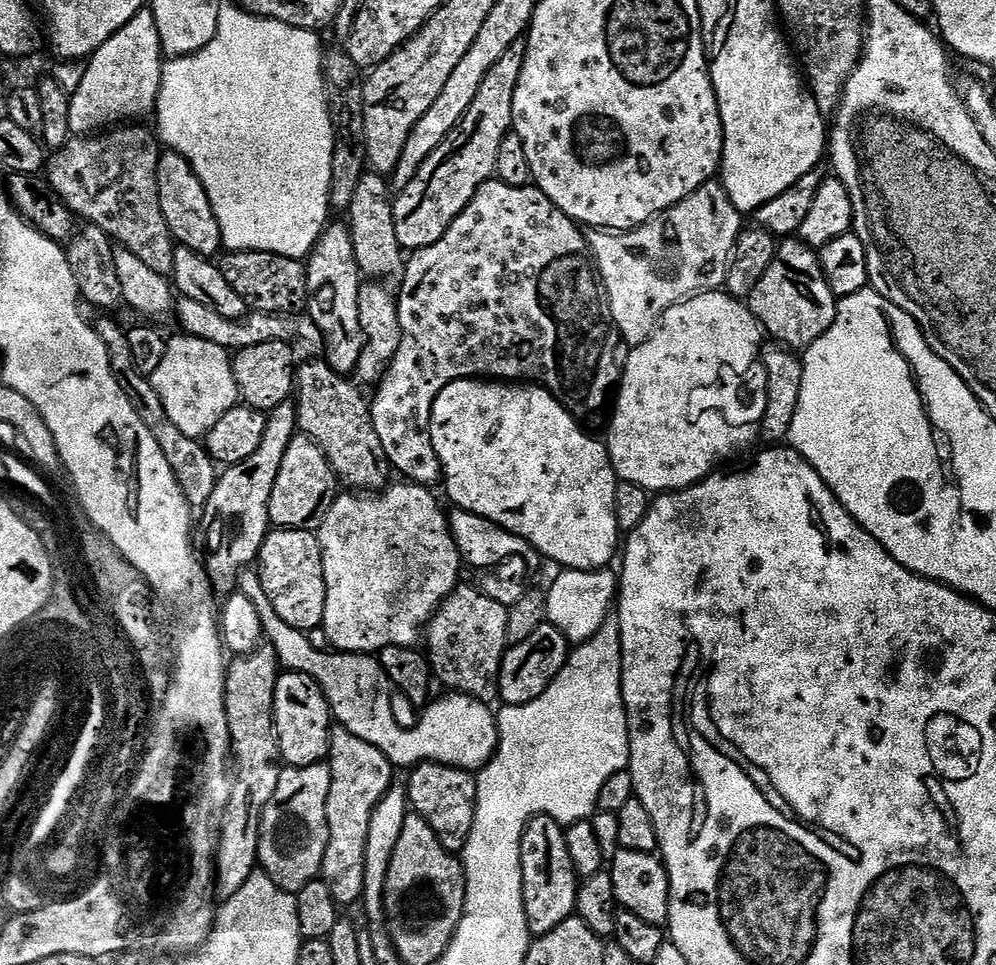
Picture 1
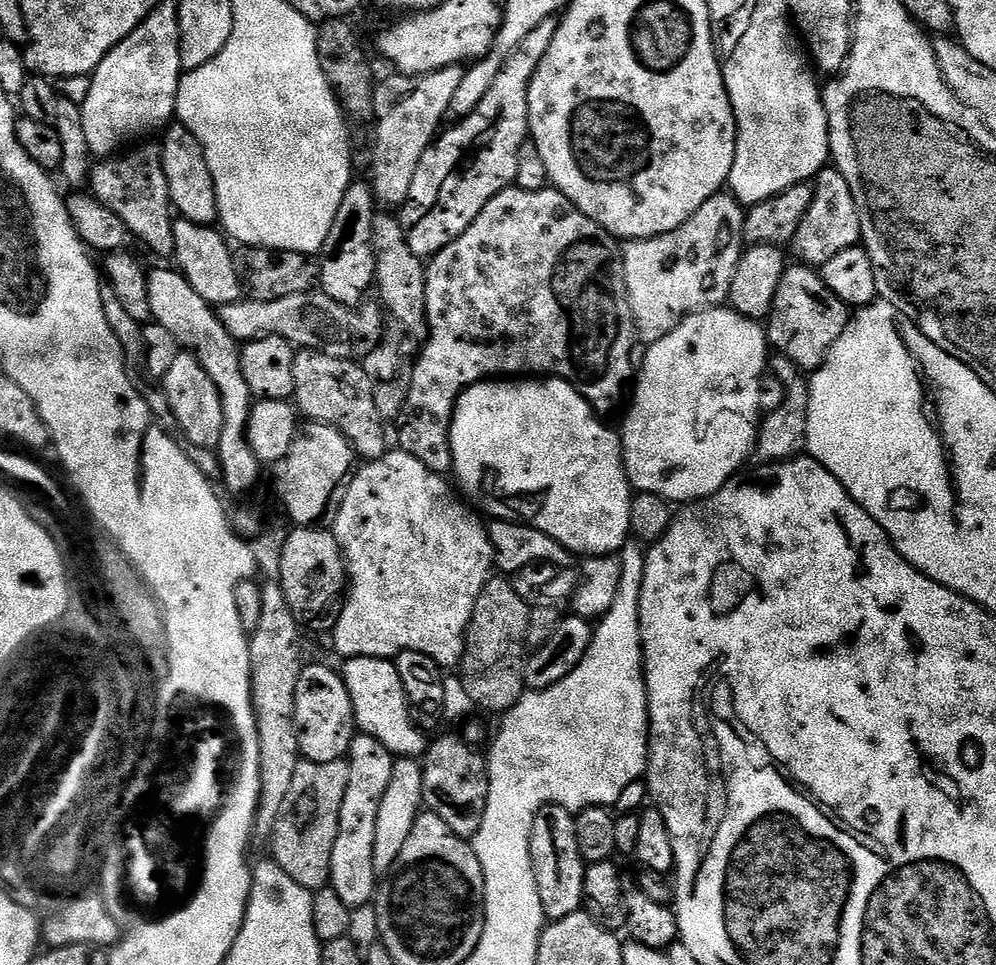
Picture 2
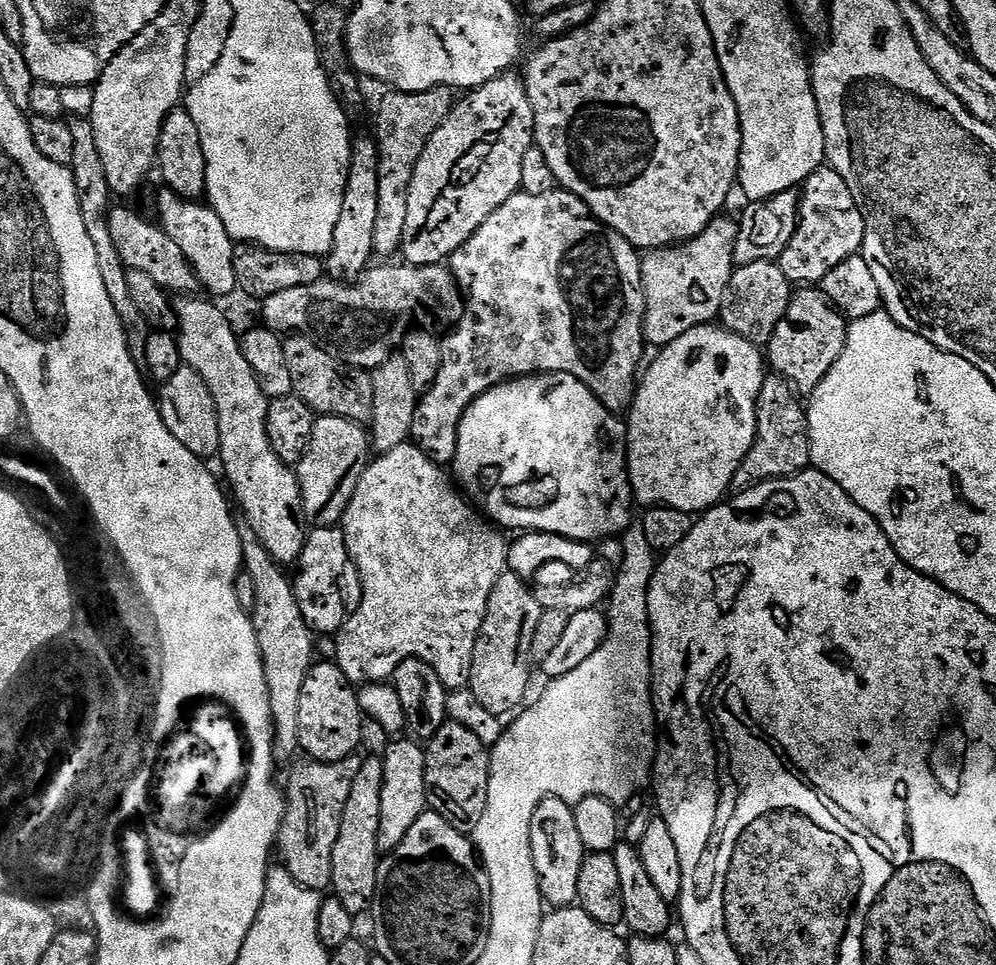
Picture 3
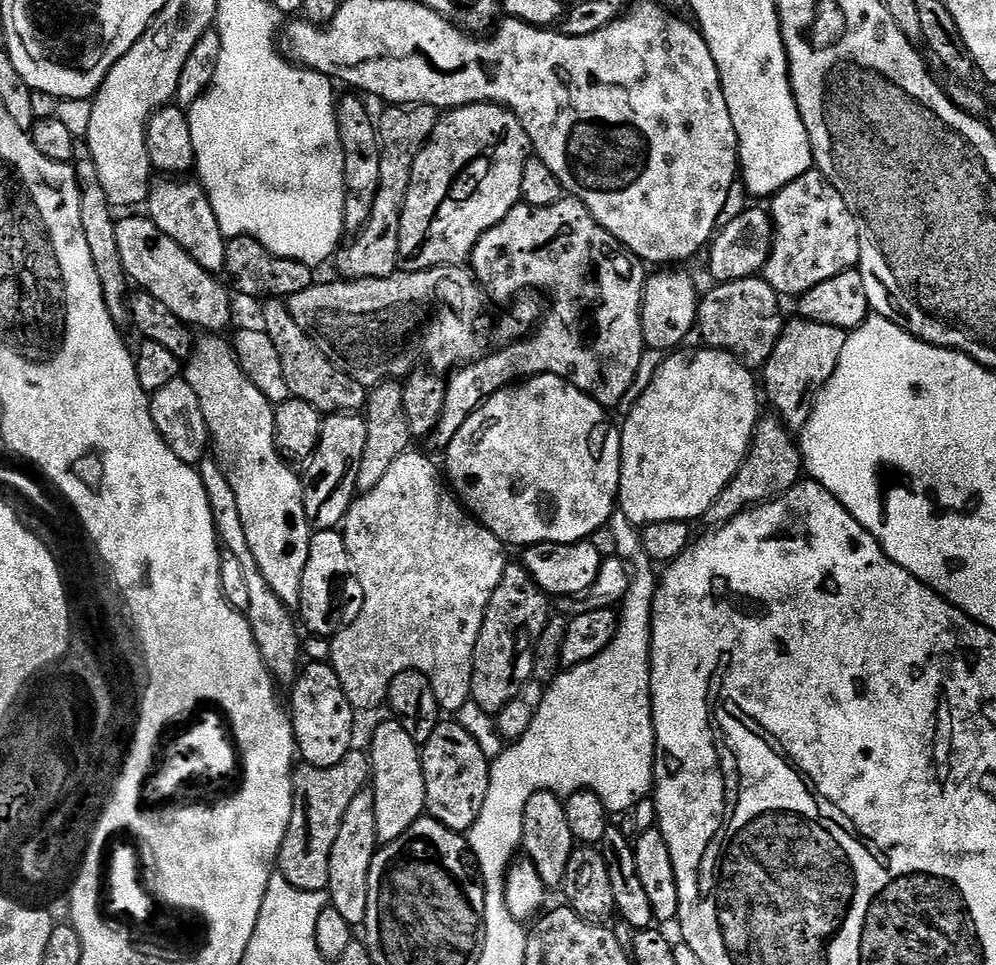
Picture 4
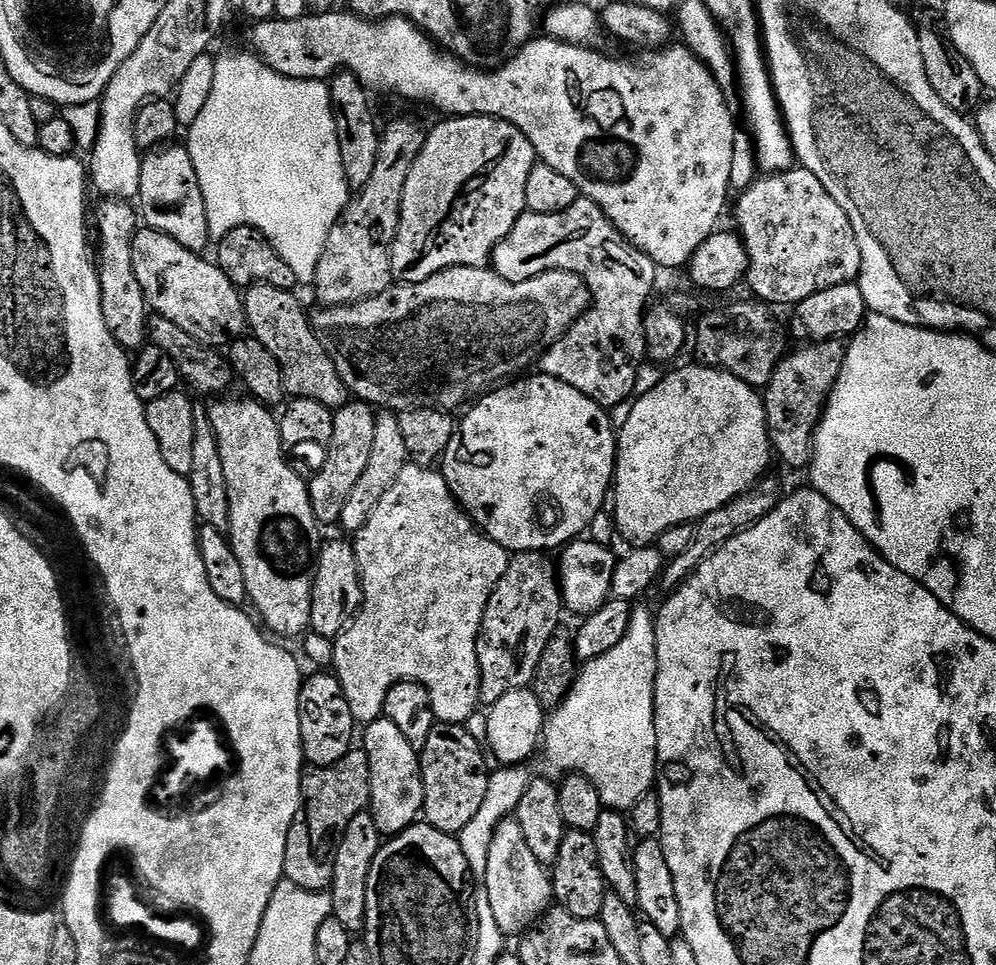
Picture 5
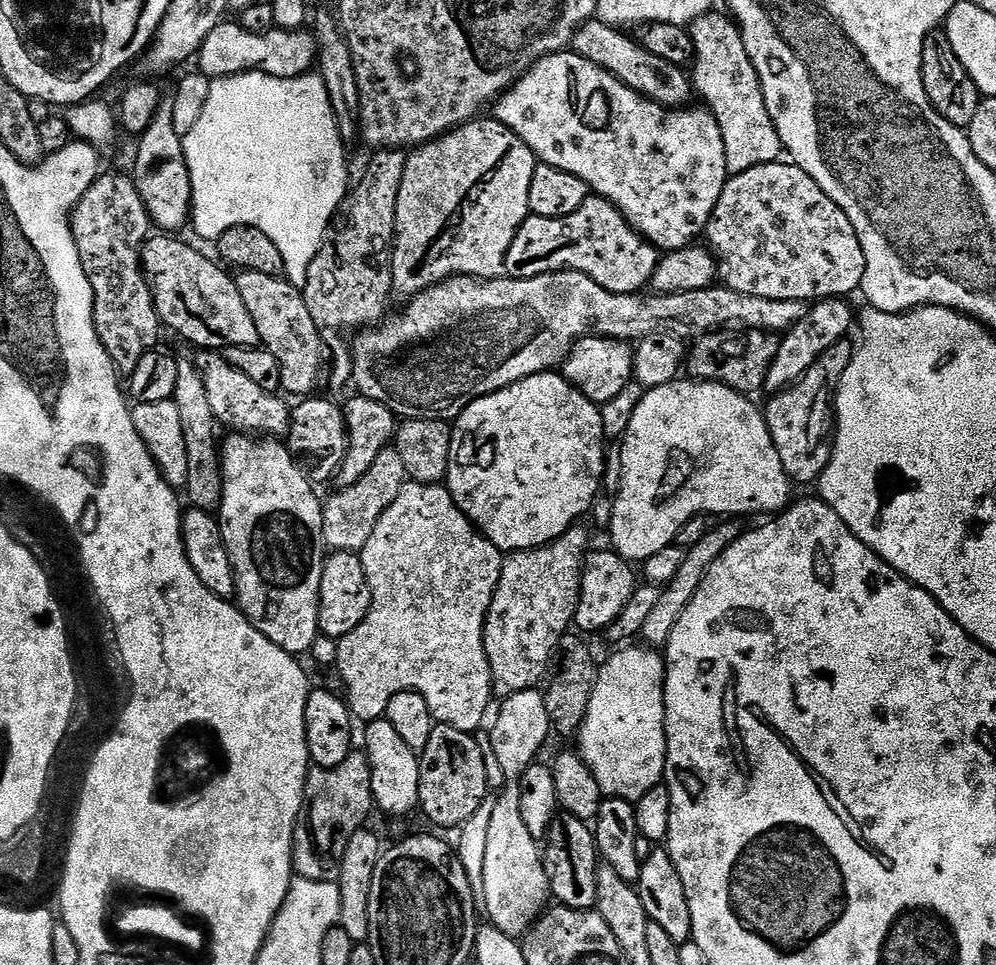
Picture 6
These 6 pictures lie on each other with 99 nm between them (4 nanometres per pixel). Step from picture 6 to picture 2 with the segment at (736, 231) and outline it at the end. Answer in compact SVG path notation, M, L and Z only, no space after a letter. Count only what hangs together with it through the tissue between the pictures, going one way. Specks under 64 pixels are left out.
M825 166L820 175L815 177L810 210L802 218L796 237L790 242L790 248L796 251L800 259L797 261L804 266L822 266L830 262L834 254L857 247L862 240L860 213L861 209L856 207L856 199L850 190L850 182L842 178L835 166Z

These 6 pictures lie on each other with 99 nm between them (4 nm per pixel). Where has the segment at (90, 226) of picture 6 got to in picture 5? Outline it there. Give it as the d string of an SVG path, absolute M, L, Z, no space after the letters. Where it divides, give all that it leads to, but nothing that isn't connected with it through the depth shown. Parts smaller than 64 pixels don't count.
M115 198L105 199L103 203L104 205L96 212L96 228L94 224L95 235L96 232L100 235L98 275L102 314L109 332L121 348L139 350L145 347L148 338L150 309L144 300L142 286L138 286L138 280L132 266L132 237L138 231L138 216L131 203Z

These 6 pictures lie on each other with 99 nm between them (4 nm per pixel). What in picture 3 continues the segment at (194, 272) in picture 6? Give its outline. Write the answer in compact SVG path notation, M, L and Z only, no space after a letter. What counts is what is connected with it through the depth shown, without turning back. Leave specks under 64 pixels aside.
M113 207L106 217L108 237L118 250L118 258L124 263L124 267L133 271L146 274L152 278L157 287L168 294L192 294L197 291L198 281L192 267L186 262L186 258L174 242L155 223L143 220L136 212L128 208Z

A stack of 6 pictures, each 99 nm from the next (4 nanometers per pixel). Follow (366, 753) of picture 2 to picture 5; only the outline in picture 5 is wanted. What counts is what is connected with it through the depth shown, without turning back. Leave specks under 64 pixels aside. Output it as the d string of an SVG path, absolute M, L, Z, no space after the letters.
M361 810L354 818L350 818L350 826L346 826L346 830L340 835L336 856L332 859L332 916L353 934L359 933L364 926L366 882L381 843L382 837L378 826L374 826L374 818L367 811Z

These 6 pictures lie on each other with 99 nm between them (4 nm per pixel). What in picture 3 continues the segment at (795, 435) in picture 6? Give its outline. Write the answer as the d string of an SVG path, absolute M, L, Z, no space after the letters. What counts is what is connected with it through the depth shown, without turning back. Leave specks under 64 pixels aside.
M804 286L788 301L784 319L778 322L776 333L769 338L766 351L785 384L797 397L811 397L822 378L838 362L848 337L848 324L815 287Z

